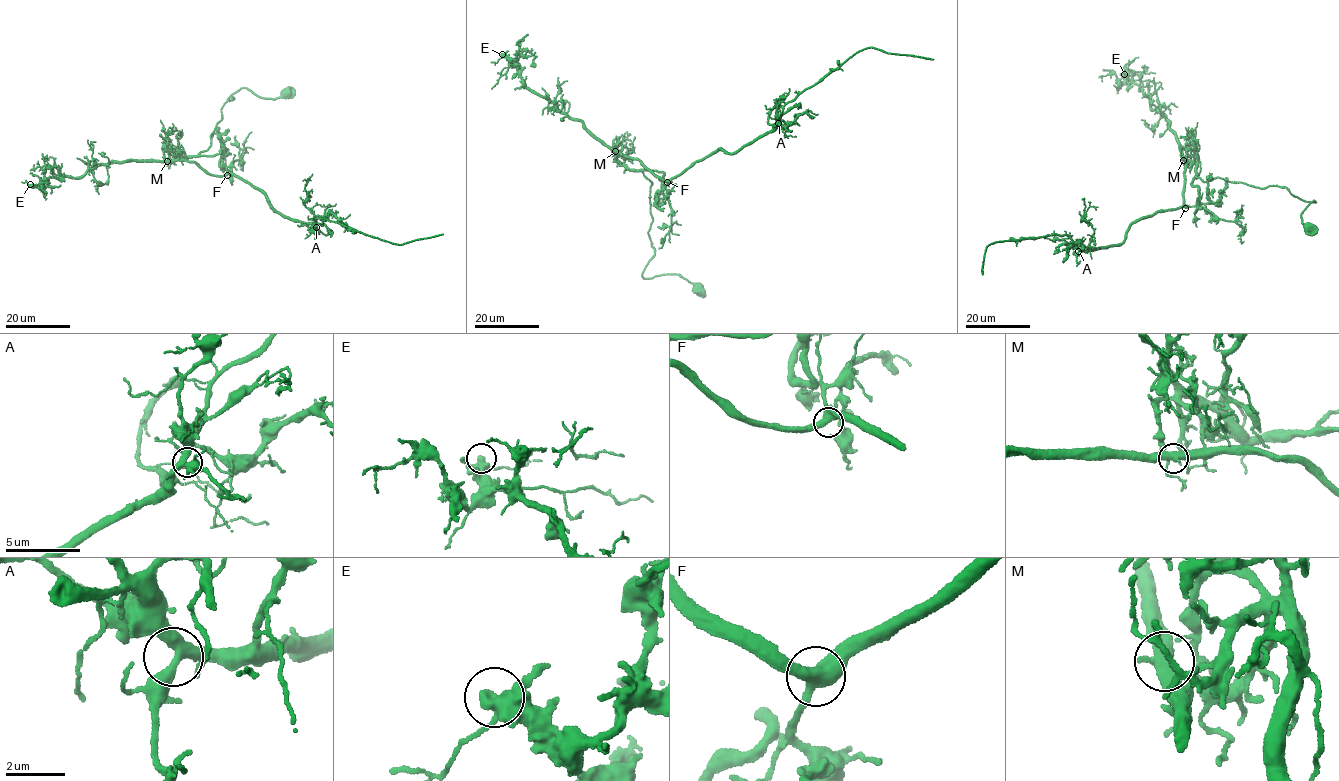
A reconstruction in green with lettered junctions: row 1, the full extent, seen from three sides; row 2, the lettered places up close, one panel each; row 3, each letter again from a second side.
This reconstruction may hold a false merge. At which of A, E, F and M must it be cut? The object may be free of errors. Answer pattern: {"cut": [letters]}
{"cut": ["M"]}

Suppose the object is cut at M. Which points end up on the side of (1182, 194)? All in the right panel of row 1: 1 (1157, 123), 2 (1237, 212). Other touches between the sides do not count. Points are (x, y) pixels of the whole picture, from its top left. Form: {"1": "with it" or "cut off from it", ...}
{"1": "with it", "2": "with it"}

